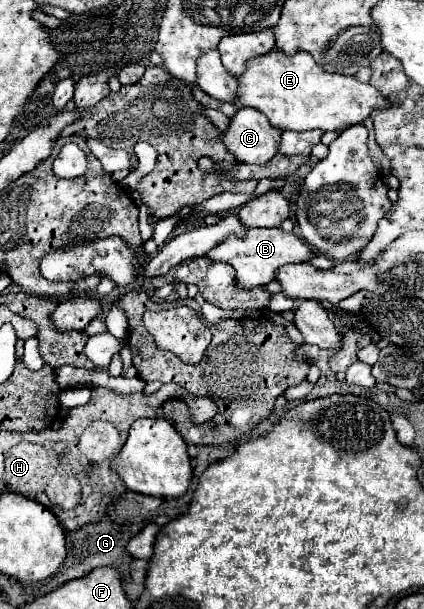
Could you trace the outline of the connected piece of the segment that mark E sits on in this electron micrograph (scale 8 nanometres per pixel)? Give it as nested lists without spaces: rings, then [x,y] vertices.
[[[270,51],[264,57],[256,57],[256,61],[248,63],[248,73],[244,73],[244,77],[238,77],[240,81],[240,105],[244,107],[254,107],[260,113],[264,113],[268,117],[268,121],[272,123],[272,127],[276,129],[290,129],[290,131],[310,131],[310,129],[320,129],[320,131],[334,131],[334,133],[342,133],[344,129],[352,127],[352,125],[360,125],[364,123],[374,109],[386,109],[390,107],[390,101],[370,83],[362,83],[354,77],[346,77],[346,75],[332,75],[332,73],[324,73],[316,61],[312,59],[310,53],[296,53],[294,57],[284,57],[284,53],[280,51]]]

